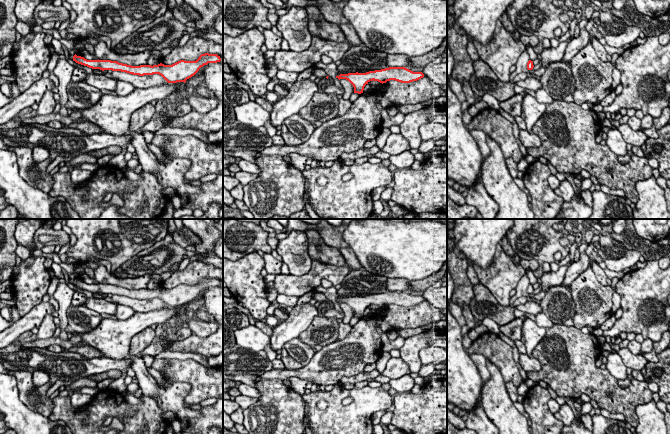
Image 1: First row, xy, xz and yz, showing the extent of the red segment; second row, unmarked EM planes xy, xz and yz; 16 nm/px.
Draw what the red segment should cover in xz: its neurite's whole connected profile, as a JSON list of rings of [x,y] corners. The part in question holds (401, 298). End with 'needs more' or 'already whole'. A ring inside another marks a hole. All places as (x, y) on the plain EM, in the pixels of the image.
[[[389,291],[381,294],[369,295],[366,297],[340,298],[336,302],[348,304],[354,311],[354,317],[363,317],[364,311],[370,305],[386,307],[395,304],[401,307],[410,307],[424,301],[422,296],[413,296],[405,291]]]; already whole

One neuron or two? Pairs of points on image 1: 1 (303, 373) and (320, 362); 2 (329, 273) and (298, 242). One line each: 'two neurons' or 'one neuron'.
1: one neuron
2: two neurons

